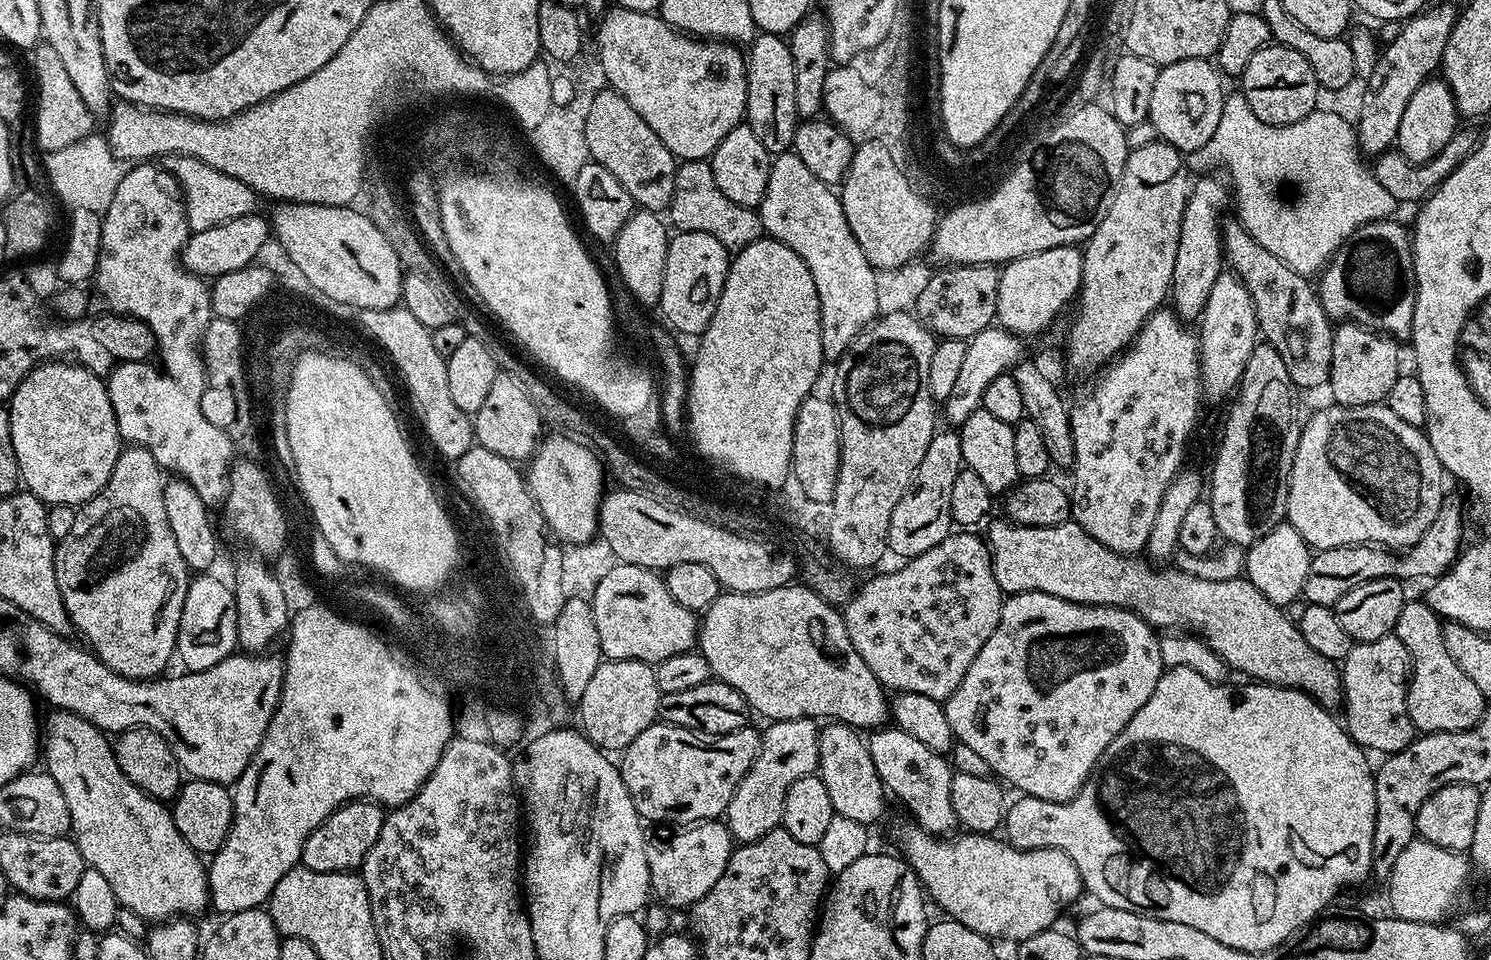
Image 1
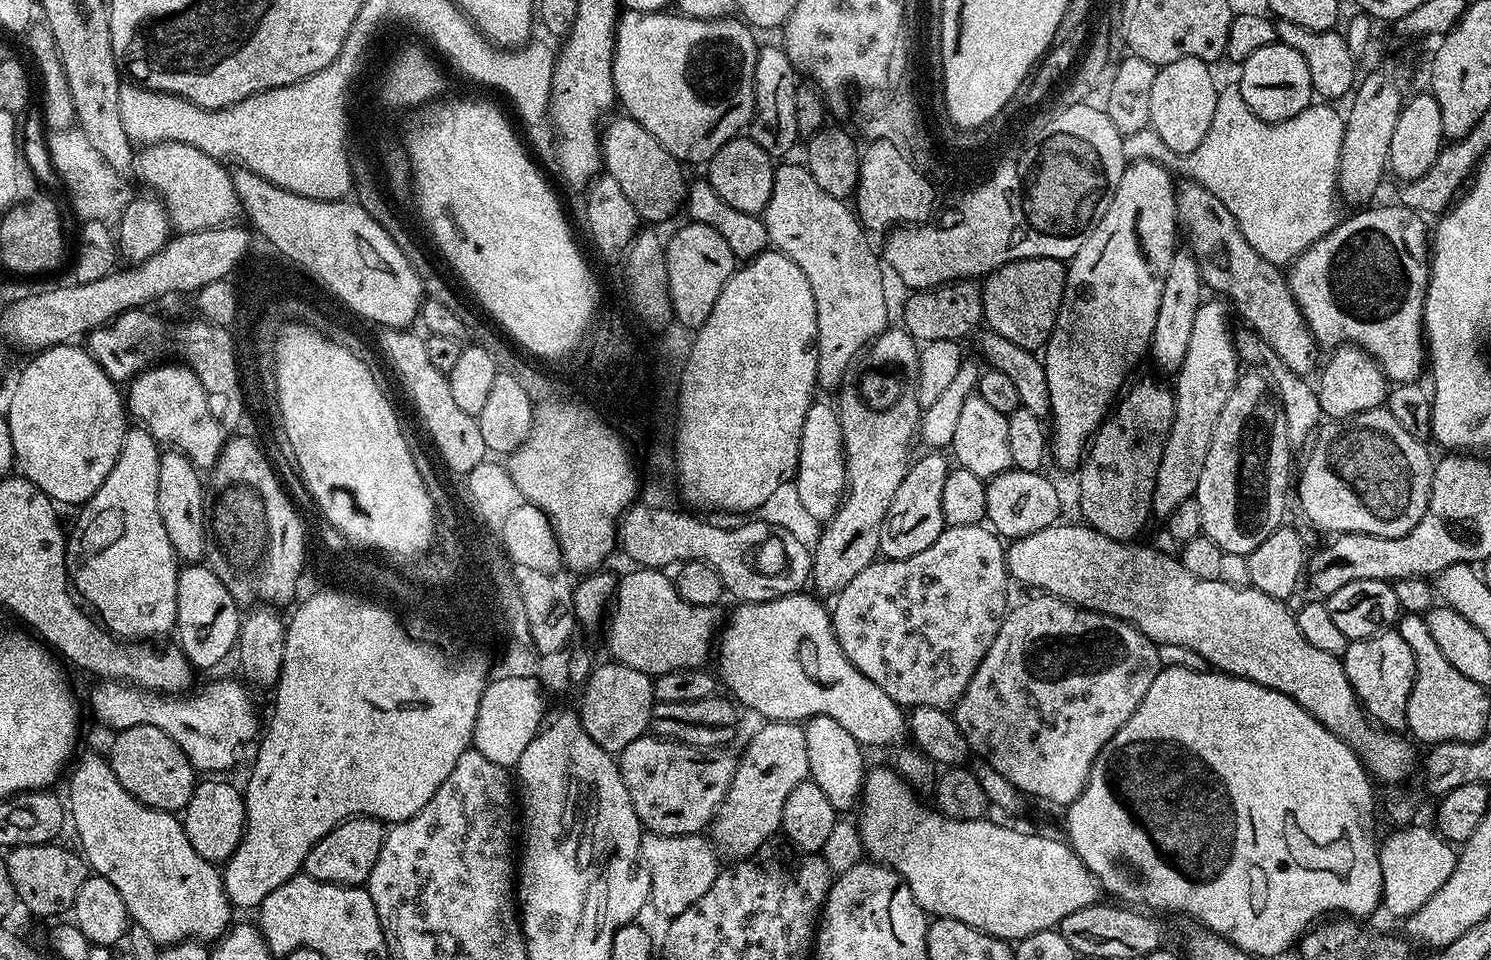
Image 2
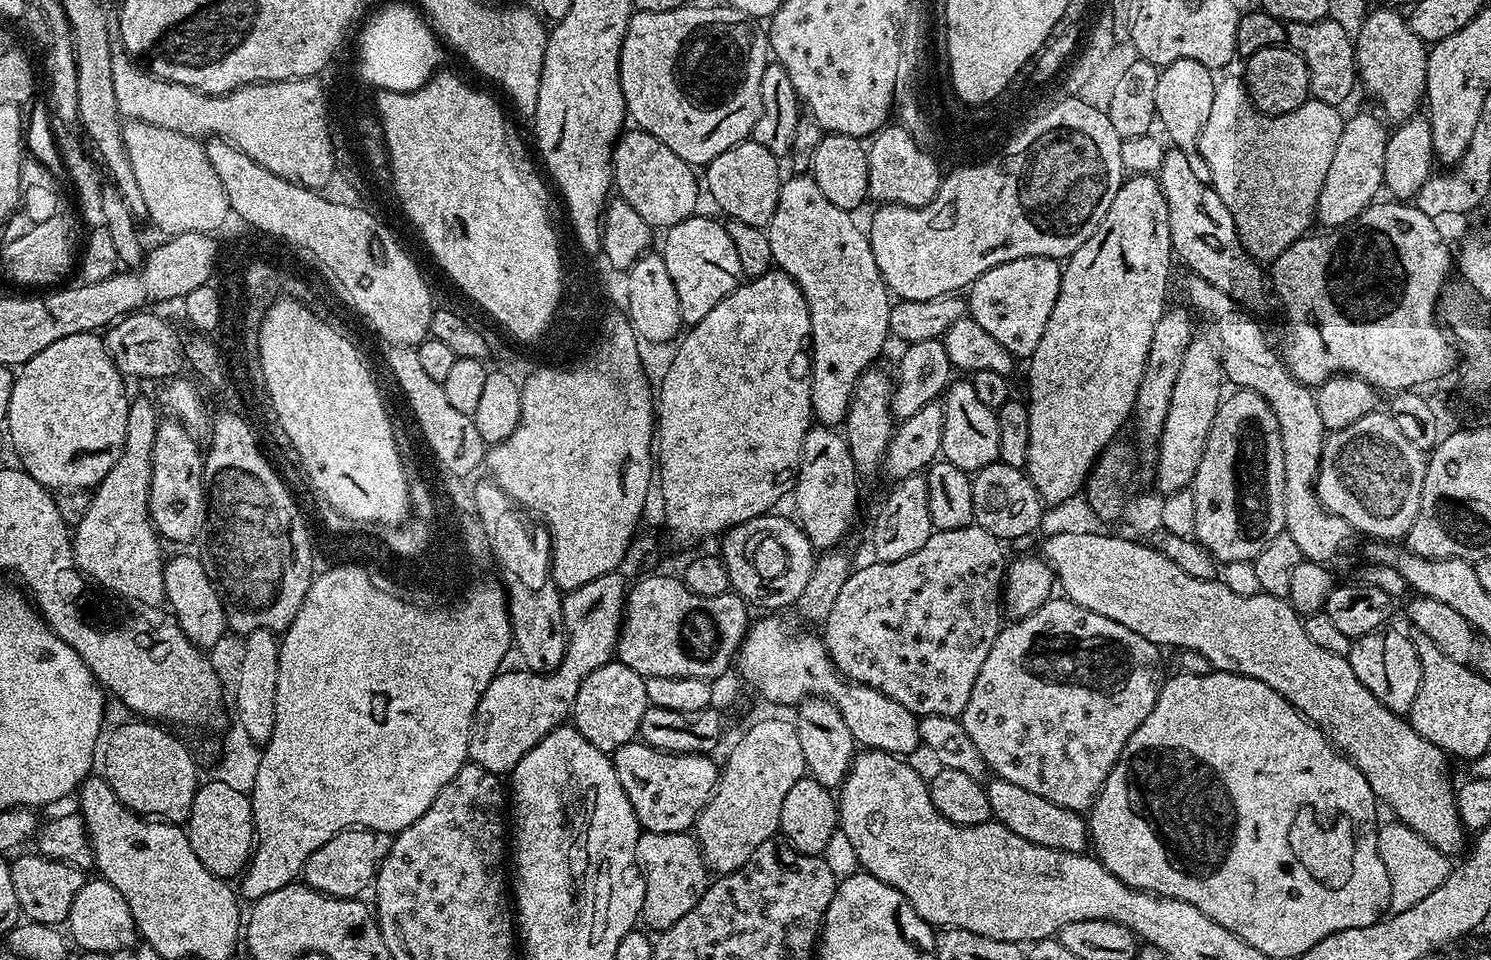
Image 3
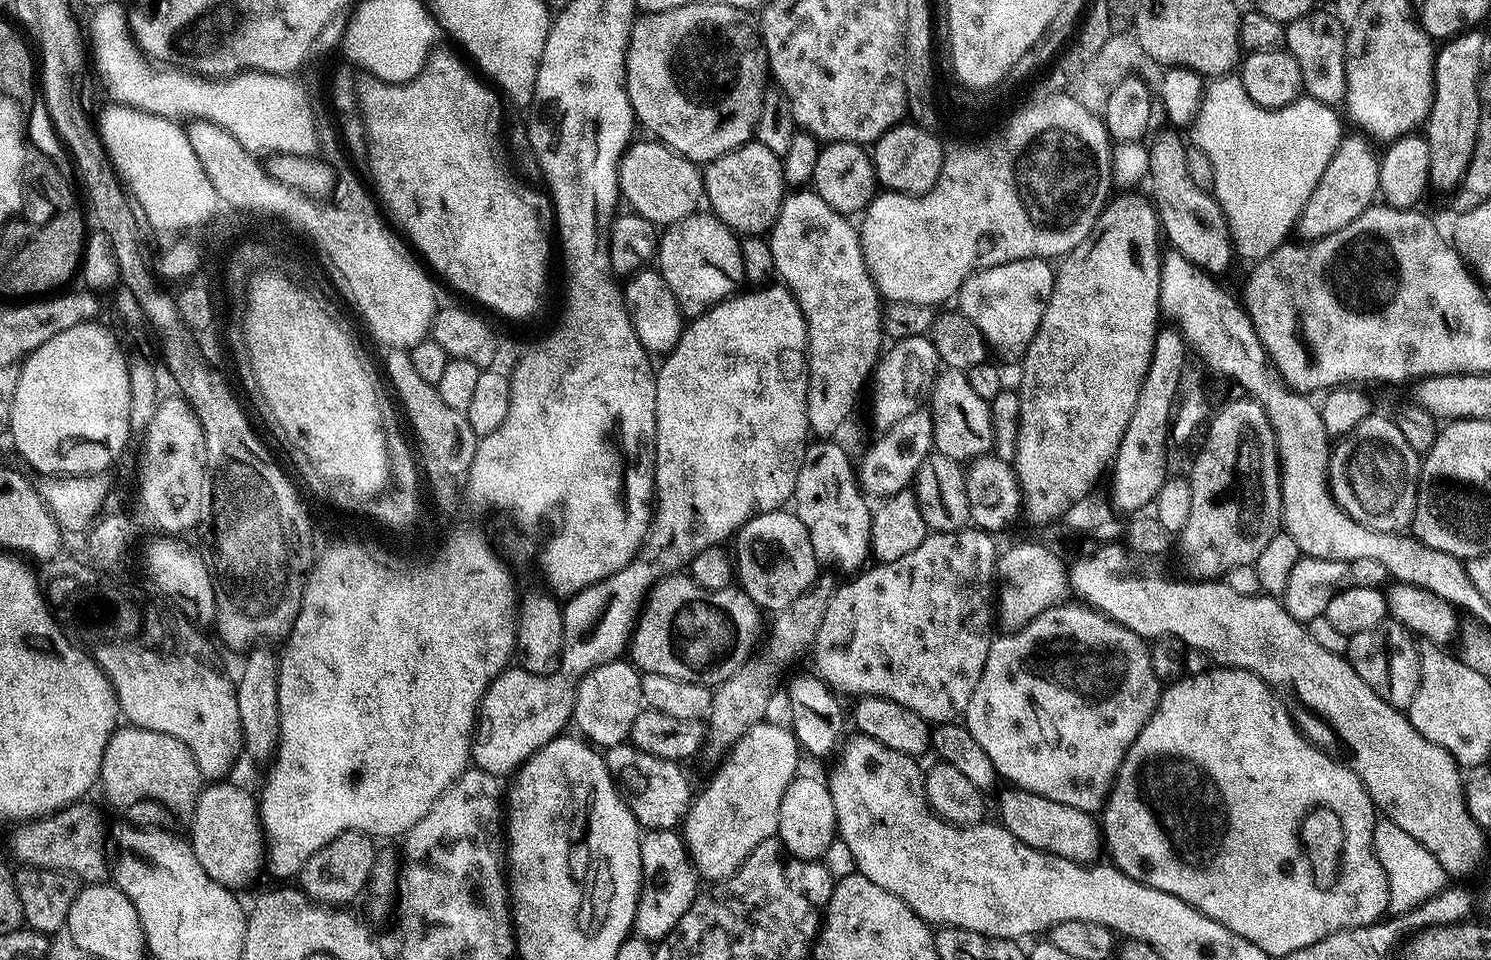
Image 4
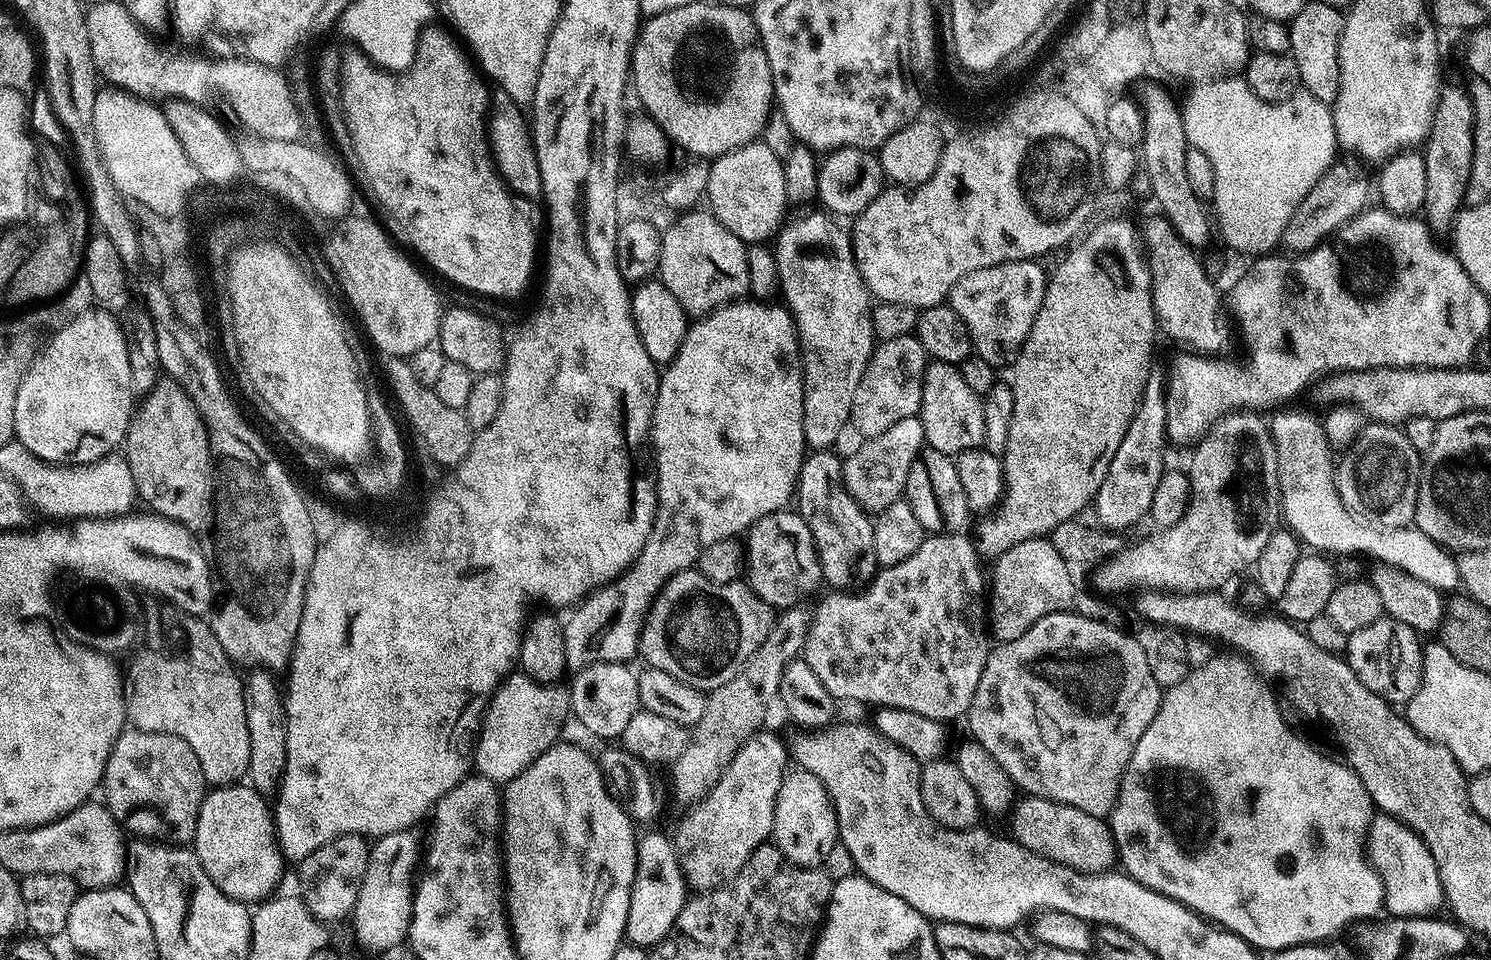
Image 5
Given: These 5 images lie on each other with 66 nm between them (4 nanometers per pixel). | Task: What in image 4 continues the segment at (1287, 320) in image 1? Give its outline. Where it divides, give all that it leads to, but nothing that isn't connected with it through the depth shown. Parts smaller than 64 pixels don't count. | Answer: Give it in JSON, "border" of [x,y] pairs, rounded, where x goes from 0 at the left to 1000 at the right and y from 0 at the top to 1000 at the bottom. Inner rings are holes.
{"border":[[[778,138],[775,143],[772,143],[771,161],[773,174],[771,176],[771,193],[773,192],[773,204],[775,216],[777,218],[777,233],[783,245],[786,252],[785,257],[789,263],[792,263],[798,273],[801,273],[811,285],[821,283],[824,279],[824,274],[828,271],[828,259],[826,248],[824,245],[824,233],[821,229],[821,220],[816,210],[815,203],[812,199],[807,200],[802,193],[802,188],[799,184],[799,179],[797,176],[797,158],[794,155],[794,146],[789,138]]]}

